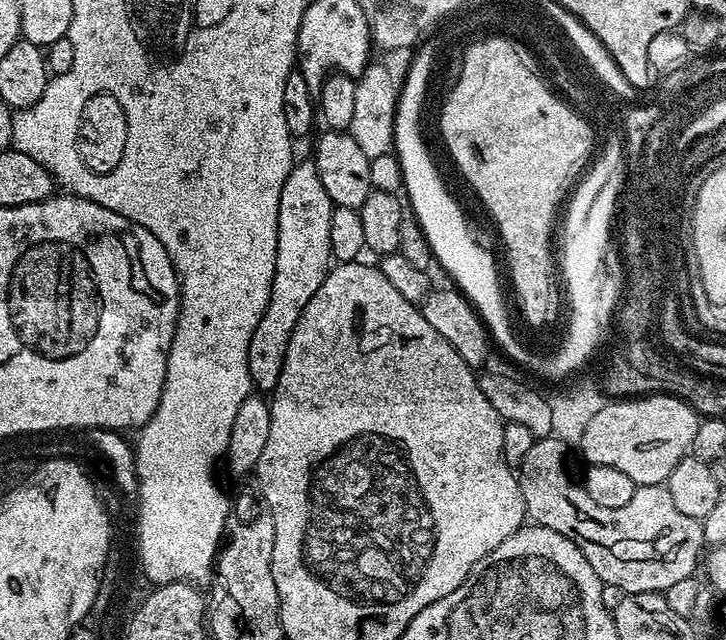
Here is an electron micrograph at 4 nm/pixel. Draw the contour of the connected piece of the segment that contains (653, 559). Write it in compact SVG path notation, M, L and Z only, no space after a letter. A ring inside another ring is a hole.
M541 436L533 439L530 450L526 454L526 458L522 458L522 462L518 466L518 479L520 481L520 489L522 490L522 498L524 499L524 510L527 519L533 524L541 524L544 528L554 530L558 534L562 534L566 538L570 538L570 542L574 542L574 546L578 546L578 550L582 550L582 554L586 554L586 562L590 562L590 566L594 566L594 574L598 574L598 578L610 586L620 586L626 593L629 592L658 592L663 594L670 586L674 586L674 582L682 582L682 578L693 575L702 560L702 553L705 551L704 542L704 525L694 518L686 518L686 514L682 514L682 510L678 510L678 506L674 506L674 500L670 498L667 487L664 484L642 484L639 485L634 494L634 498L630 498L630 502L626 502L626 506L618 506L618 510L610 510L607 506L598 506L598 502L594 502L594 498L590 498L590 494L586 494L583 483L572 481L572 476L568 473L568 452L569 445L562 443L554 436Z

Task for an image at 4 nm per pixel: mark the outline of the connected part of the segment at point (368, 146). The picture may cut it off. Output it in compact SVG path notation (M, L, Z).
M402 48L383 53L375 62L369 63L363 76L356 80L354 90L354 118L348 131L354 142L366 154L368 160L392 152L396 142L396 108L400 104L400 95L404 89L404 80L408 77L408 68L412 65L413 51Z

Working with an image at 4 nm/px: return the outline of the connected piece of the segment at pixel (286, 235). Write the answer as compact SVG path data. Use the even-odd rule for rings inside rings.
M311 159L293 163L290 174L282 186L278 206L278 254L274 266L274 282L270 286L270 302L254 334L248 351L248 373L253 389L260 394L271 394L282 374L282 362L286 362L286 350L290 346L290 334L306 310L306 302L318 294L318 286L327 278L333 263L330 250L330 214L333 210L330 194L318 178L318 170Z

